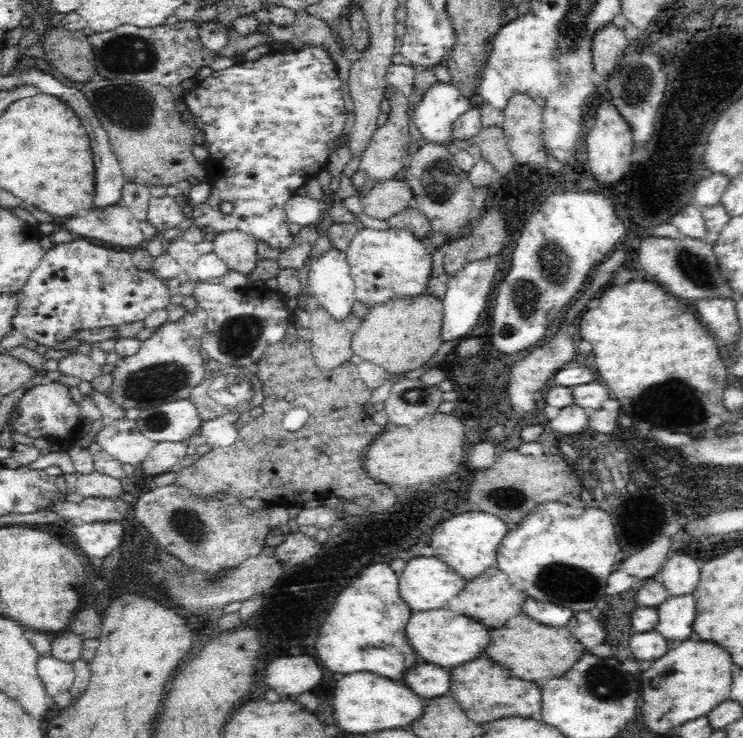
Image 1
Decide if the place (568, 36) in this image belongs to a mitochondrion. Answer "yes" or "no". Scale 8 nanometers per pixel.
yes

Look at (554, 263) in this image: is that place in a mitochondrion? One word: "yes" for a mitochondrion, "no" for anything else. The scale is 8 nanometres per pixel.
yes

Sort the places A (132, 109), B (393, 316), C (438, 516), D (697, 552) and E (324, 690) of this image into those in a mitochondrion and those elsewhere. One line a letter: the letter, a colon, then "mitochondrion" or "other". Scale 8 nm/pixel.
A: mitochondrion
B: other
C: other
D: other
E: other

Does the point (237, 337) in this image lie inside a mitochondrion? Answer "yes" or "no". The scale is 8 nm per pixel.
yes

